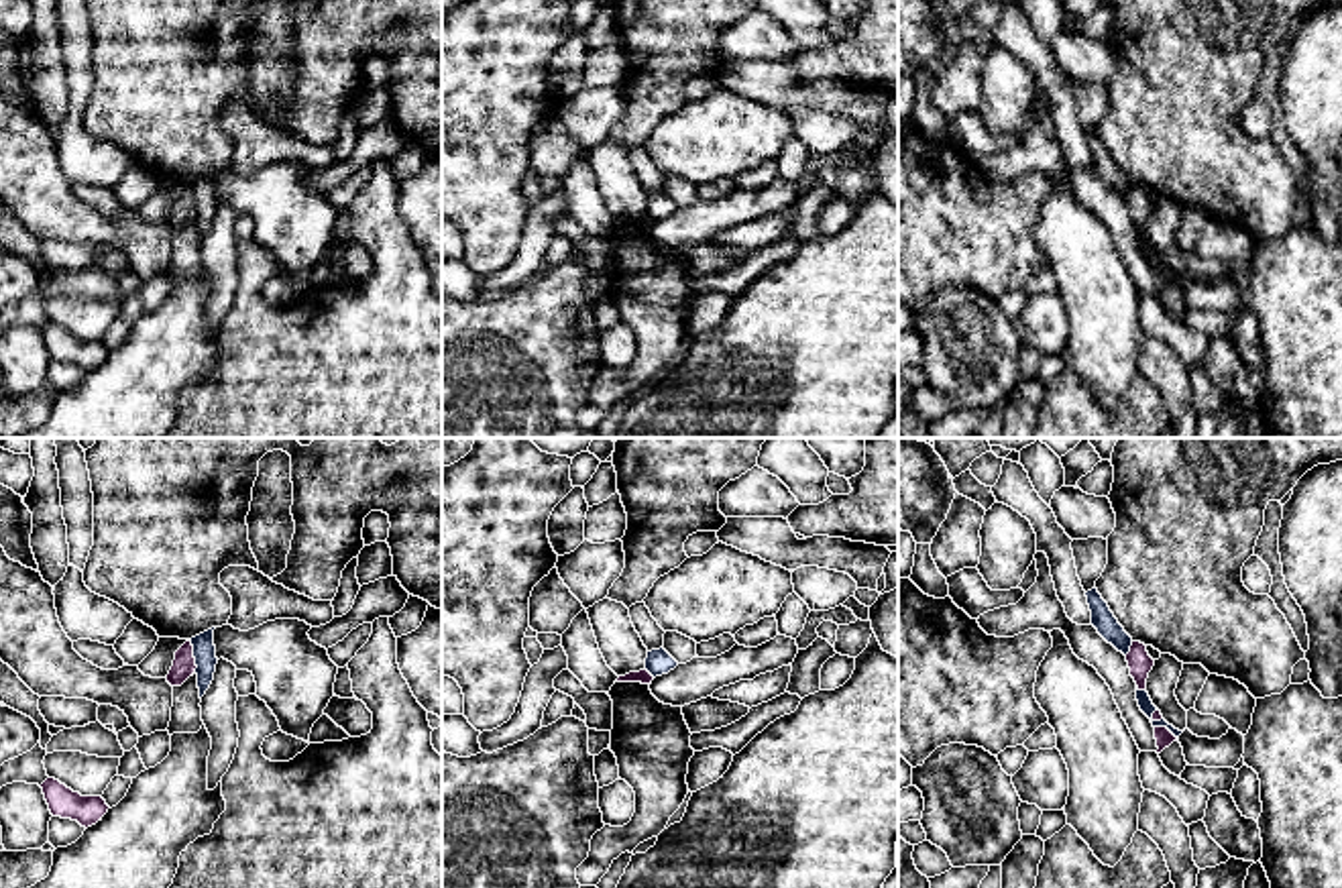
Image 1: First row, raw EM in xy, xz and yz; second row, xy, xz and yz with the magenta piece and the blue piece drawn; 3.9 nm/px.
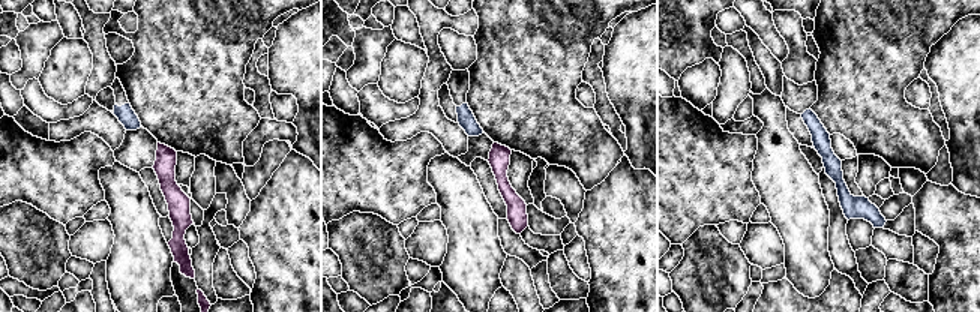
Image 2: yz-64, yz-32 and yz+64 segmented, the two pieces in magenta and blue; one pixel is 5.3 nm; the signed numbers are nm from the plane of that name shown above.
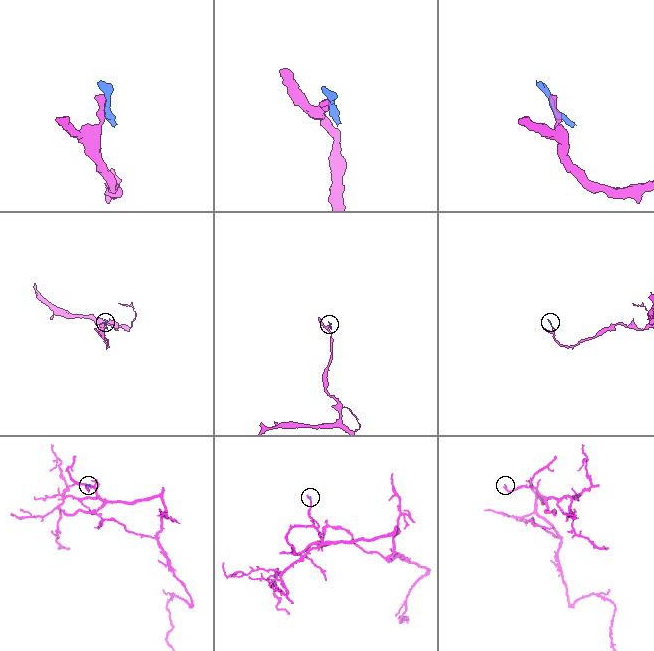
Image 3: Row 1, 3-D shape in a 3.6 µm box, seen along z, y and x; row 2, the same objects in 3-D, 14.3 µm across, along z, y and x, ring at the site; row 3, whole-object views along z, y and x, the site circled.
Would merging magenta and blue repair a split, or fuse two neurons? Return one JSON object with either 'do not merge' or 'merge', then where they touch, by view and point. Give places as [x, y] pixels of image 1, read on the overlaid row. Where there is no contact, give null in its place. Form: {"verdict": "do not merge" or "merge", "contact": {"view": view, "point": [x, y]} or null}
{"verdict": "do not merge", "contact": {"view": "xy", "point": [192, 656]}}

